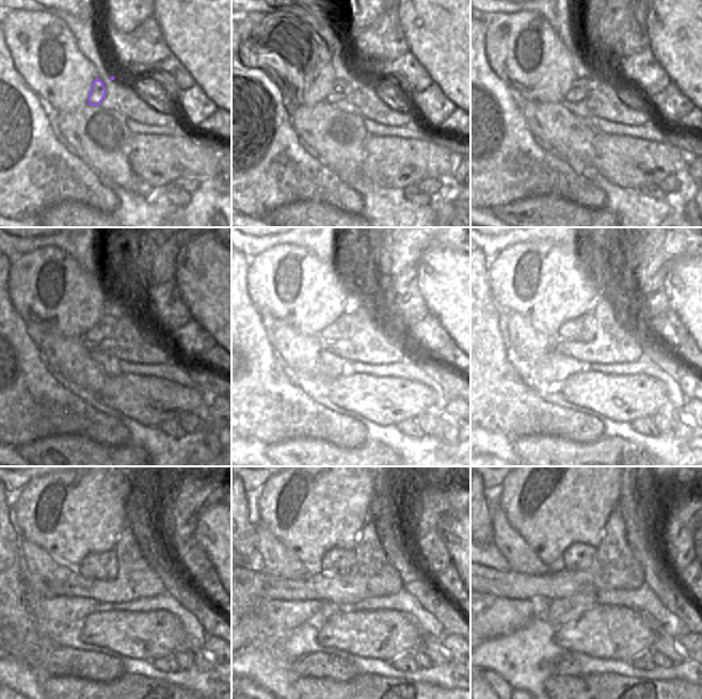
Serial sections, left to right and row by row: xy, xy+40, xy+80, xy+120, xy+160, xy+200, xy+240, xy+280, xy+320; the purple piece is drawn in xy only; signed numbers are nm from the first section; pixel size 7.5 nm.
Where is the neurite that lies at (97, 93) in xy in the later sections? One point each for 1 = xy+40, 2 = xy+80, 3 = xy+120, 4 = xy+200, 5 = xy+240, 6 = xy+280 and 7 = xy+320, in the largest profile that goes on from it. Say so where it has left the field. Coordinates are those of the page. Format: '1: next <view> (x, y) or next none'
1: next xy+40 (341, 86)
2: next xy+80 (580, 89)
3: next xy+120 (105, 328)
4: next xy+200 (583, 329)
5: next xy+240 (102, 566)
6: next xy+280 (339, 561)
7: next xy+320 (579, 556)

